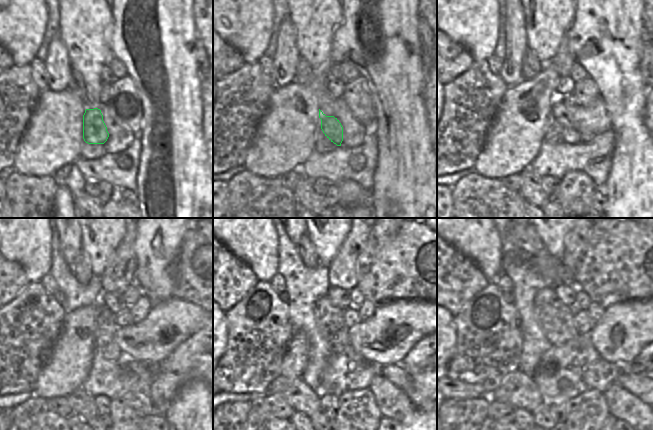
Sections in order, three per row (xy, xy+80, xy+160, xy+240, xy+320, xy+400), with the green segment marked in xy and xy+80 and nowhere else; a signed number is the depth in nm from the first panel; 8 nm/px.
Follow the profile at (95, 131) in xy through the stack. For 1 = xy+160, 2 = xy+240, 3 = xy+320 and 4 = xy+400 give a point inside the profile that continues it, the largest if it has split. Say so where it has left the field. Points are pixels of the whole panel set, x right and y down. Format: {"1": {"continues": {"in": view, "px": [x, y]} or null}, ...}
{"1": {"continues": {"in": "xy+160", "px": [570, 136]}}, "2": {"continues": {"in": "xy+240", "px": [144, 371]}}, "3": {"continues": {"in": "xy+320", "px": [394, 373]}}, "4": {"continues": {"in": "xy+400", "px": [640, 386]}}}

